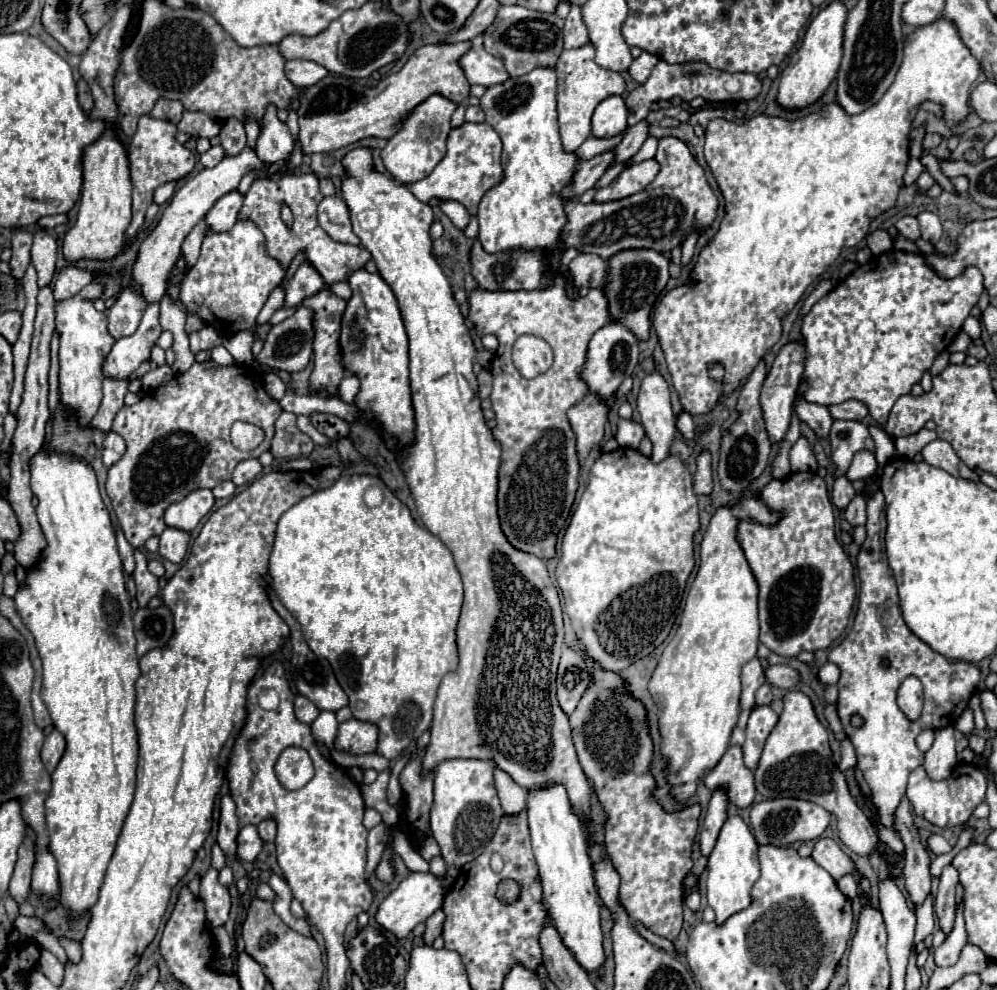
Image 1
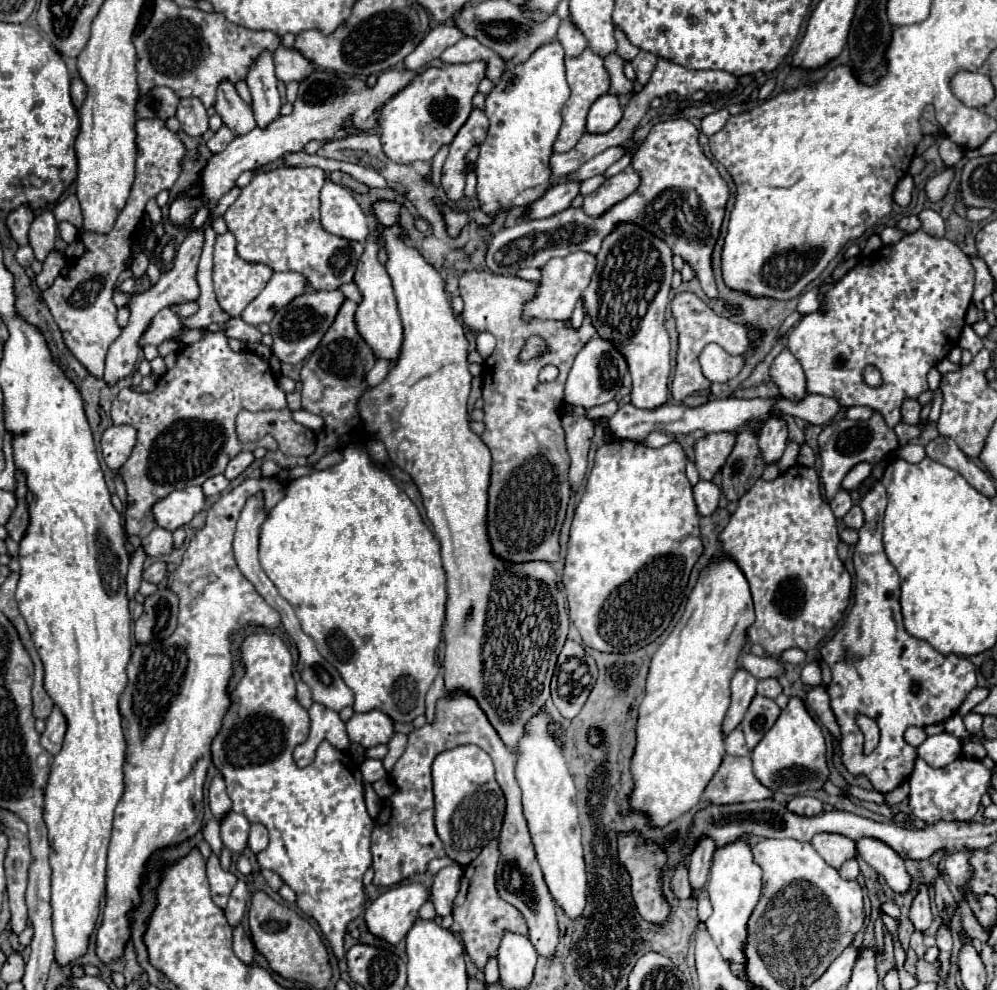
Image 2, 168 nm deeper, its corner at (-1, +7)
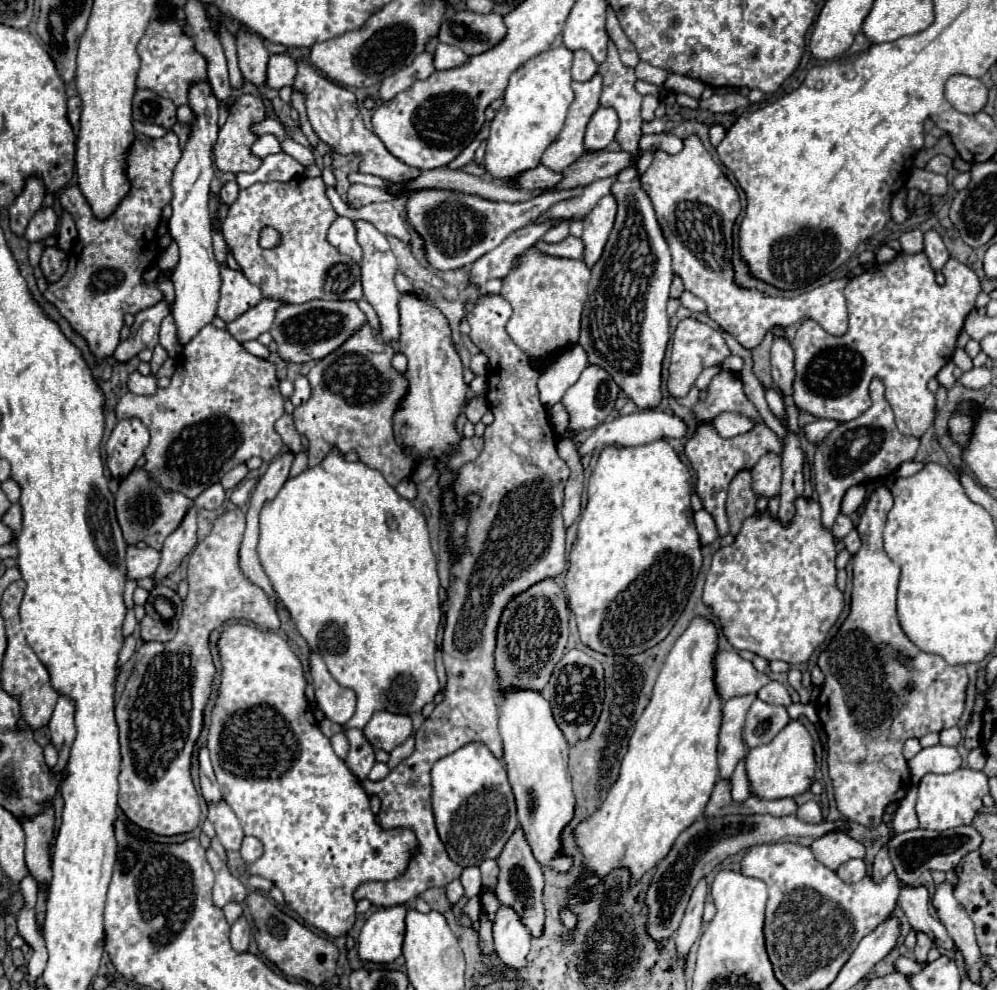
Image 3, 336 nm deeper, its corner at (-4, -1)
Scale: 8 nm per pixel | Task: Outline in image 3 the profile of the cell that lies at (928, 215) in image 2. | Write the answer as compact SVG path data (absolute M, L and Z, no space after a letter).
M927 231L925 233L925 255L927 255L927 259L929 259L929 263L935 271L937 283L943 285L945 279L941 269L949 259L949 251L947 251L947 247L945 247L945 243L939 237L937 231Z

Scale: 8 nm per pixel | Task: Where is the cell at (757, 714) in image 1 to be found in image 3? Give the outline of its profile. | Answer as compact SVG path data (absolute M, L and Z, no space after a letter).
M755 699L747 719L745 719L745 743L747 747L757 747L769 743L787 723L789 723L787 709L781 705L769 705L761 699Z

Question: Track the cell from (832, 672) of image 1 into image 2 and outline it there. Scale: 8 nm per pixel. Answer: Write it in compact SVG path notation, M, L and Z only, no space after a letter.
M812 661L812 663L808 663L808 665L804 665L804 669L802 669L802 681L806 683L806 685L820 685L820 681L822 681L822 669L820 669L820 661Z

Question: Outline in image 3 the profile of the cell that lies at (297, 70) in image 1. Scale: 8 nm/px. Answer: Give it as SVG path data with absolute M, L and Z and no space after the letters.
M271 55L267 63L267 81L265 85L271 89L281 89L285 85L293 85L297 73L295 59L289 55Z

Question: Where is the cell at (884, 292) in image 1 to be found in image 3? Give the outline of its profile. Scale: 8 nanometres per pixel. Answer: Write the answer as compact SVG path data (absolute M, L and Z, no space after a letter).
M899 253L893 261L883 263L883 265L873 265L873 267L867 269L865 273L853 277L853 279L847 283L847 287L845 287L845 299L847 299L847 309L849 309L849 329L847 329L845 335L841 335L841 337L829 335L829 333L827 333L817 321L813 321L813 319L805 319L805 321L801 323L801 327L797 329L797 335L795 335L793 343L791 343L791 345L793 345L793 351L795 351L795 381L793 381L793 399L795 399L795 405L797 405L801 411L805 411L805 413L809 413L809 415L813 415L813 417L817 417L817 419L833 419L833 421L839 421L839 423L851 421L851 419L859 417L861 413L865 413L865 411L871 407L869 383L871 383L873 377L877 377L877 379L881 379L883 385L885 385L885 399L887 399L887 403L891 405L891 409L893 409L893 413L895 413L895 421L897 421L899 431L901 431L903 435L921 437L921 435L933 425L935 415L937 415L935 395L927 389L927 381L929 381L931 377L935 377L935 375L939 373L939 369L951 359L953 349L955 349L957 335L959 335L959 331L963 329L963 323L965 323L965 317L969 315L969 311L975 309L975 299L977 299L979 291L981 291L981 285L979 285L979 279L977 279L975 271L971 271L967 265L959 263L957 259L949 259L949 261L947 261L947 265L945 265L945 283L939 285L939 283L935 281L935 273L933 273L933 269L931 269L931 265L929 265L925 253L917 253L917 255Z

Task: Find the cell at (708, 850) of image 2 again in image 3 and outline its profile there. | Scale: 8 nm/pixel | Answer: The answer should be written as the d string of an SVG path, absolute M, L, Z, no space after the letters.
M701 879L699 885L695 887L691 899L689 899L689 907L685 911L685 917L681 921L681 927L675 935L675 943L677 943L677 955L681 955L681 959L685 959L689 955L689 949L693 947L693 943L699 939L701 935L701 915L703 915L703 905L705 905L705 895L707 895L707 881Z

